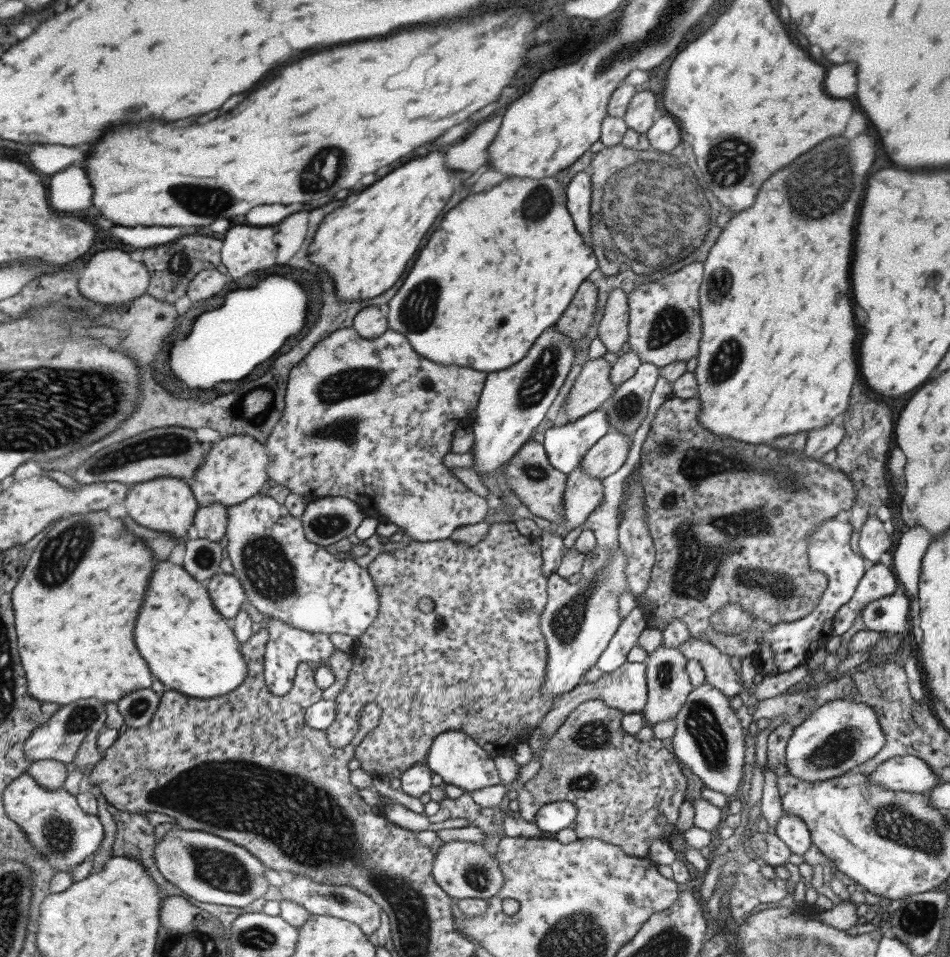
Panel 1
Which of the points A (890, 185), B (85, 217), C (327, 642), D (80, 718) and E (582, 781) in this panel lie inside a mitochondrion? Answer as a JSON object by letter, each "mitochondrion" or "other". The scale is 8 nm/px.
{"A":"other","B":"other","C":"other","D":"mitochondrion","E":"mitochondrion"}

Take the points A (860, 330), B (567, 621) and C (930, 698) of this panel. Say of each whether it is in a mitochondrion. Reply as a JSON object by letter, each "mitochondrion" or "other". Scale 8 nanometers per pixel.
{"A":"other","B":"mitochondrion","C":"other"}

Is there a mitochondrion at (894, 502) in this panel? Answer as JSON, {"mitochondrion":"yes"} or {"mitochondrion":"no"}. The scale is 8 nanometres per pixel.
{"mitochondrion":"no"}

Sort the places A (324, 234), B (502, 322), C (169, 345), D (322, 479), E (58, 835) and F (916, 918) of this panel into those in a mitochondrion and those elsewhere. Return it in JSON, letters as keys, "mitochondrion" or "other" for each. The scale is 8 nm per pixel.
{"A":"other","B":"other","C":"other","D":"other","E":"mitochondrion","F":"mitochondrion"}

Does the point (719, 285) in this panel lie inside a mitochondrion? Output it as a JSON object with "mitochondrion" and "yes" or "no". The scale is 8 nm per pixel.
{"mitochondrion":"yes"}

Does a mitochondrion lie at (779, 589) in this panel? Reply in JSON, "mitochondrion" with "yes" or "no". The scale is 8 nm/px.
{"mitochondrion":"yes"}

